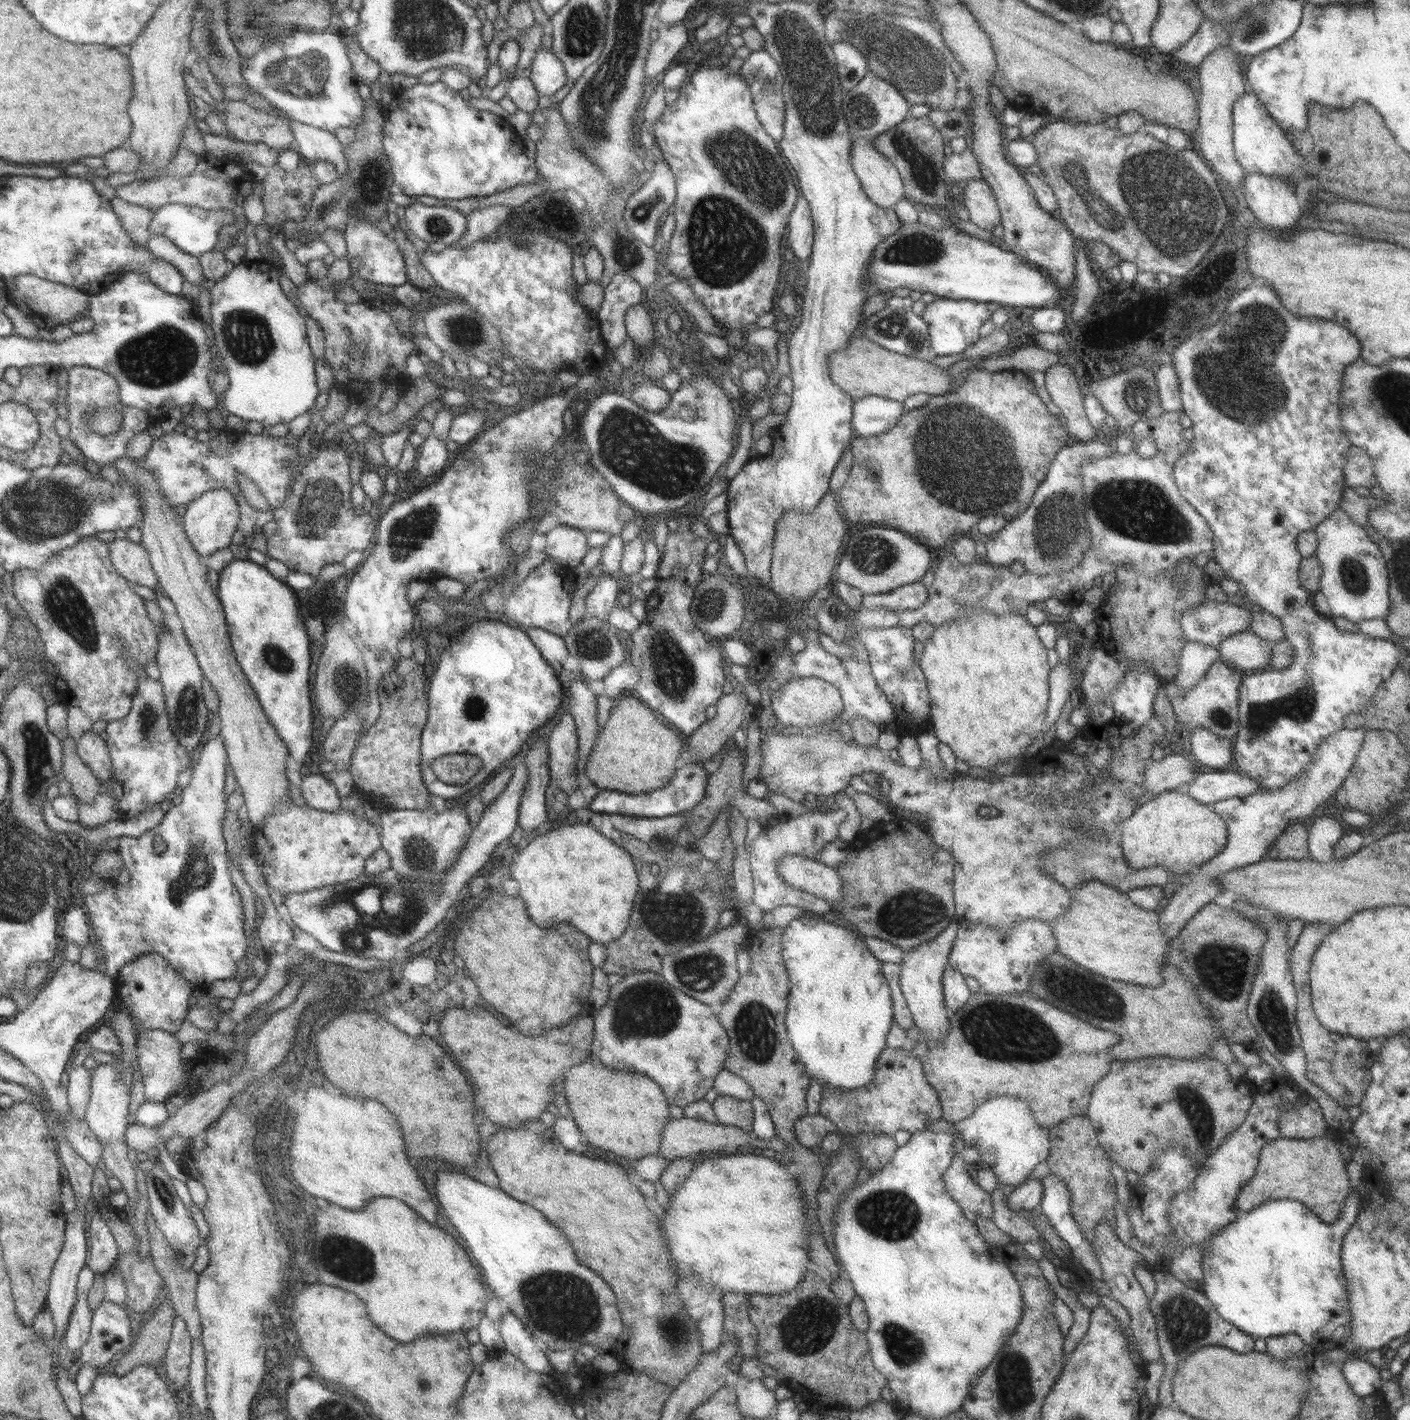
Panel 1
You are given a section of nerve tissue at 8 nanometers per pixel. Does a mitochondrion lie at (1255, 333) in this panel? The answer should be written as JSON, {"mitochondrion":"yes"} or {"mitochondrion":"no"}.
{"mitochondrion":"yes"}

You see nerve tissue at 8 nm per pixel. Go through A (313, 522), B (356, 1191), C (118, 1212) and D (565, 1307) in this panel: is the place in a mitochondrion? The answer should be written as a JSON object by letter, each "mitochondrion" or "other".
{"A":"mitochondrion","B":"other","C":"other","D":"mitochondrion"}

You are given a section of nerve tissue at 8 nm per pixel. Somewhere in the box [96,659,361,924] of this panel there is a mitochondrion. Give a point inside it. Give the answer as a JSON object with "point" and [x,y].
{"point":[198,874]}

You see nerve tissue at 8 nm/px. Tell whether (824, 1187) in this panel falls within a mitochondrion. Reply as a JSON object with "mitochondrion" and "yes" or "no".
{"mitochondrion":"no"}

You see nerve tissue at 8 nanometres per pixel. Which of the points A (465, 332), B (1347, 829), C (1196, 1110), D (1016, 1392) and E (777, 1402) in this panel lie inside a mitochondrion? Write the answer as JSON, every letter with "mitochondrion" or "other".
{"A":"mitochondrion","B":"other","C":"mitochondrion","D":"mitochondrion","E":"other"}

